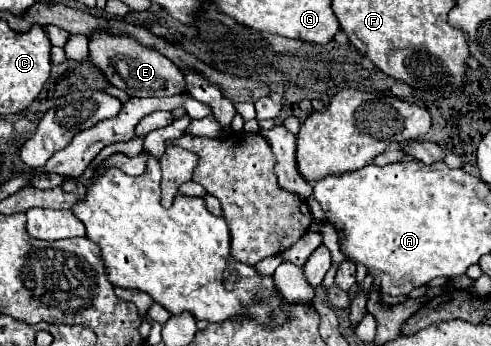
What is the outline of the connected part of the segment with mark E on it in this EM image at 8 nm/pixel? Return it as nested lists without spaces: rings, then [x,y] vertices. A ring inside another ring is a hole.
[[[95,32],[89,36],[89,60],[93,66],[97,66],[99,72],[117,86],[119,90],[127,92],[131,98],[147,98],[147,96],[175,96],[185,92],[185,76],[183,72],[169,62],[161,52],[155,48],[145,48],[143,44],[137,44],[131,36],[125,34],[113,34],[113,32]]]

